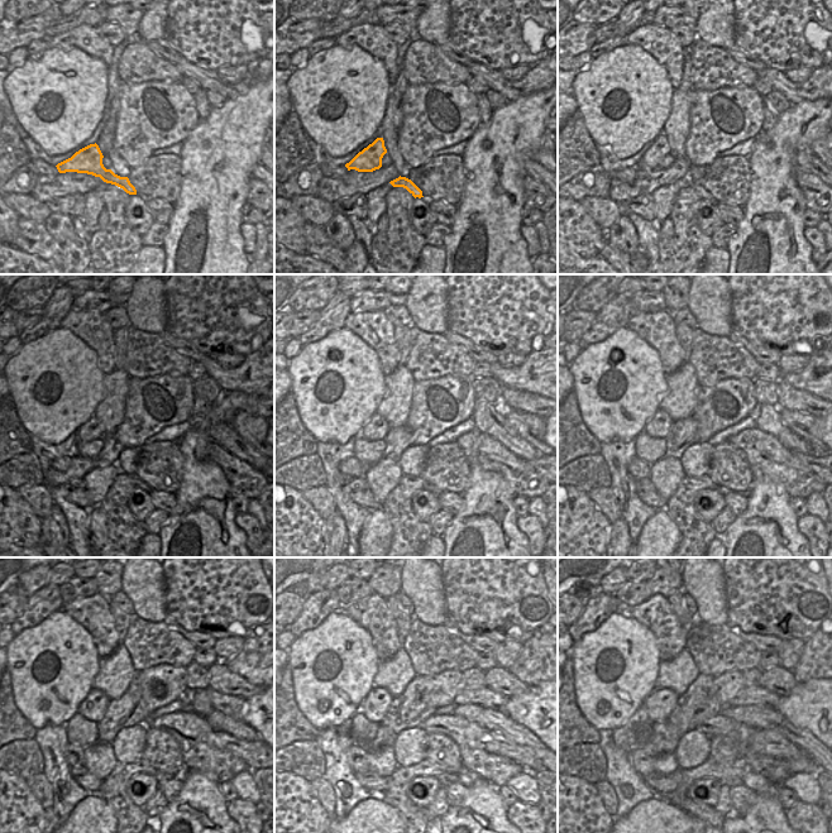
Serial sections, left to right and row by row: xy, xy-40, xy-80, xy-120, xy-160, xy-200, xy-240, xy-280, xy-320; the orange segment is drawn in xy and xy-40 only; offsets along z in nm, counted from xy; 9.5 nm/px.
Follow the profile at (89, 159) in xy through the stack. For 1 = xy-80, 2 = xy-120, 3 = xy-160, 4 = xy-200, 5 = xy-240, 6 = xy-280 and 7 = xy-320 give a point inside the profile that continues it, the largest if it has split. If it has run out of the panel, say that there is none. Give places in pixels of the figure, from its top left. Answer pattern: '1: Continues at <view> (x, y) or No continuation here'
1: Continues at xy-80 (660, 147)
2: Continues at xy-120 (92, 429)
3: Continues at xy-160 (376, 429)
4: Continues at xy-200 (660, 424)
5: Continues at xy-240 (92, 708)
6: Continues at xy-280 (374, 705)
7: Continues at xy-320 (659, 704).

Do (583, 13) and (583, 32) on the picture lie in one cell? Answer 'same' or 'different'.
different

